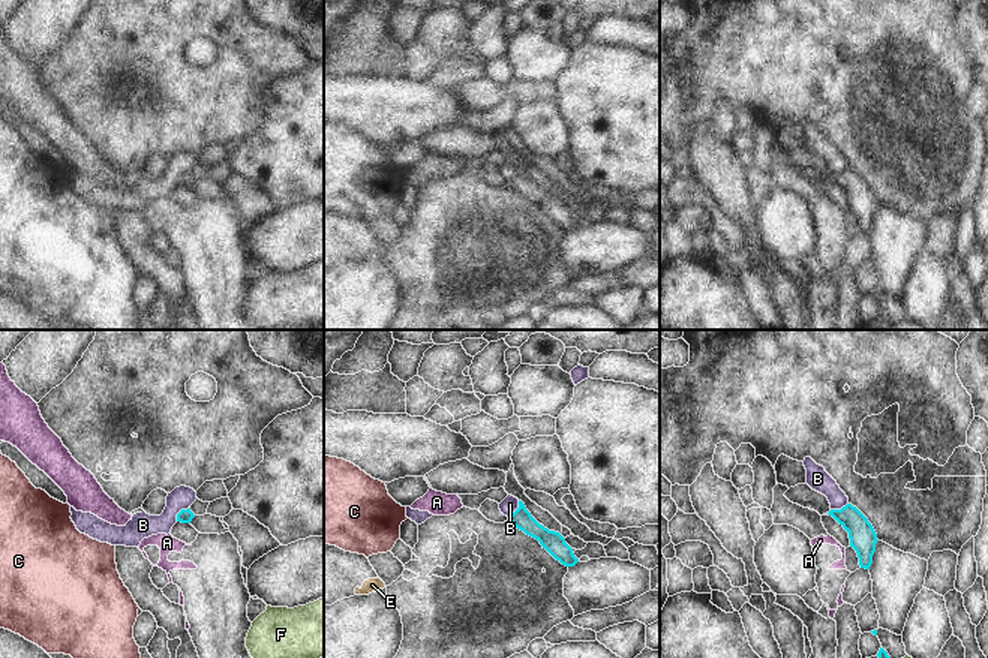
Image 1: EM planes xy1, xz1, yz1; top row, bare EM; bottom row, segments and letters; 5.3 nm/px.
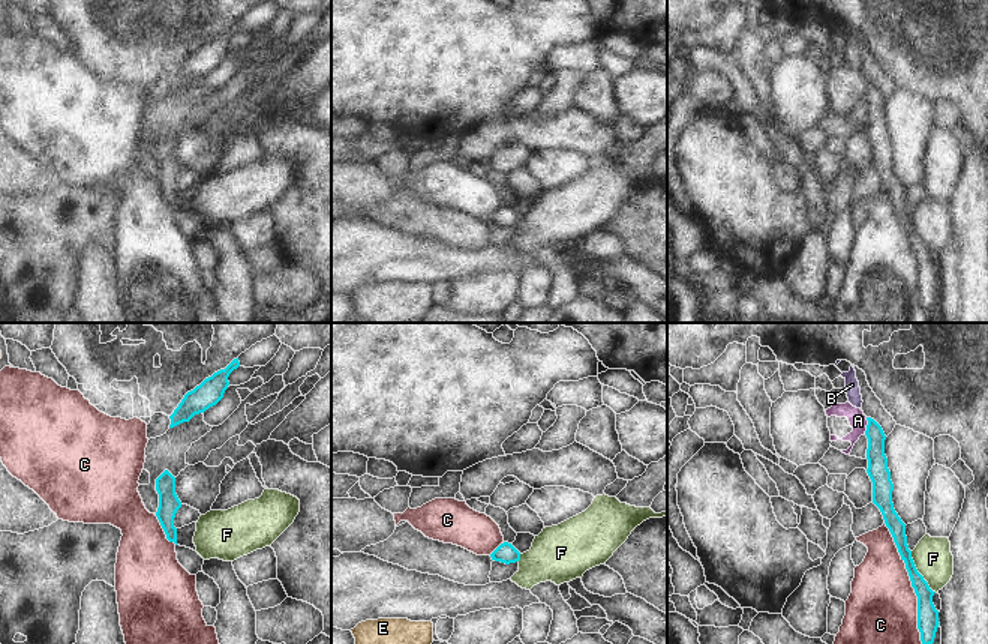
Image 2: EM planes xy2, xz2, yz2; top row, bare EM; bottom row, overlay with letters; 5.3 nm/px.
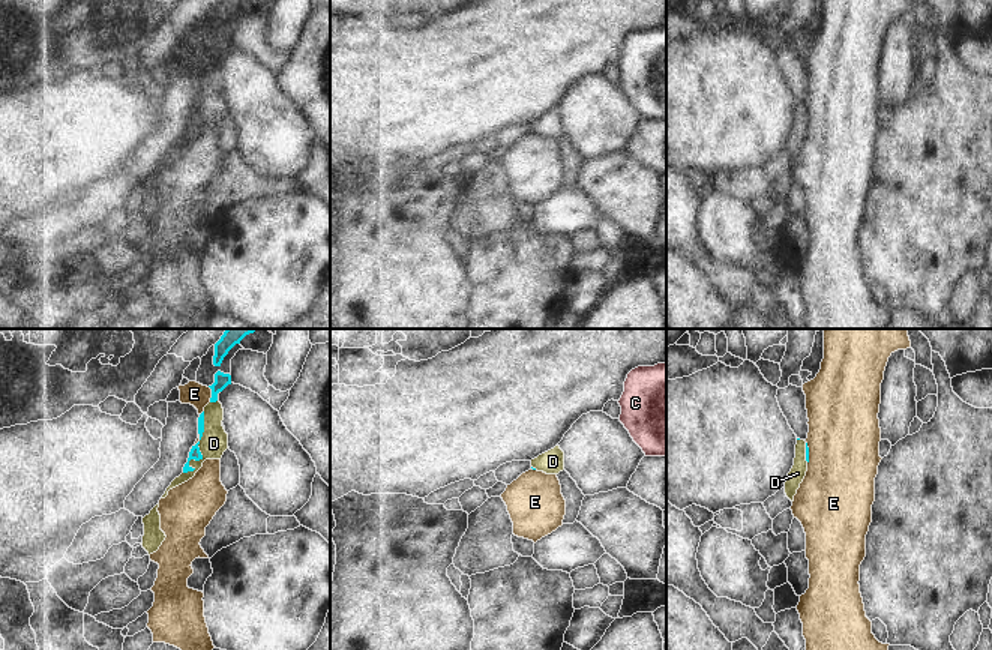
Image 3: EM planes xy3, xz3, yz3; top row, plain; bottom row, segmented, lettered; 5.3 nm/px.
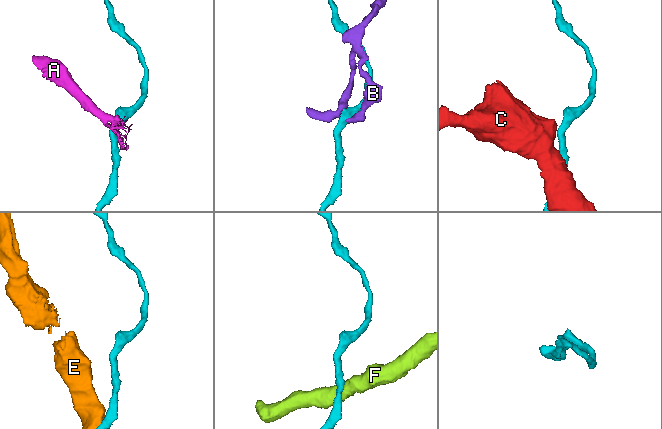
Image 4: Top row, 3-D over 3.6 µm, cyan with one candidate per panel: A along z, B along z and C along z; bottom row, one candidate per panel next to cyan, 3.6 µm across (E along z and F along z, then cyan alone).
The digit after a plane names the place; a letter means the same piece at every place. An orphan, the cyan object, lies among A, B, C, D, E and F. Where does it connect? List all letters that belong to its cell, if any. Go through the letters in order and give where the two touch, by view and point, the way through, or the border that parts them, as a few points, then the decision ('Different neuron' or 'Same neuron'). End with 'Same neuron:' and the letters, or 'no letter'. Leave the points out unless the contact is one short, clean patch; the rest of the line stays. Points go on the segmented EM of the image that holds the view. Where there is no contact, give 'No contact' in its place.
A: Touches cyan at yz2 (867, 425). Boundary: yz2 (867, 418), (867, 430), (864, 433). Different neuron
B: Touches cyan at xy1 (180, 511). Boundary: xy1 (189, 507), (183, 508), (176, 520). Different neuron
C: Touches cyan at yz2 (912, 583). Different neuron
D: Touches cyan at xy3 (198, 449). Path across: xy3 (194, 454), (198, 449), (206, 449), (213, 443). Same neuron
E: Touches cyan at xy3 (212, 394). Boundary: xy3 (209, 386), (210, 401). Different neuron
F: Touches cyan at yz2 (918, 572). Boundary: yz2 (910, 551), (916, 571), (936, 592). Different neuron
Same neuron: D

